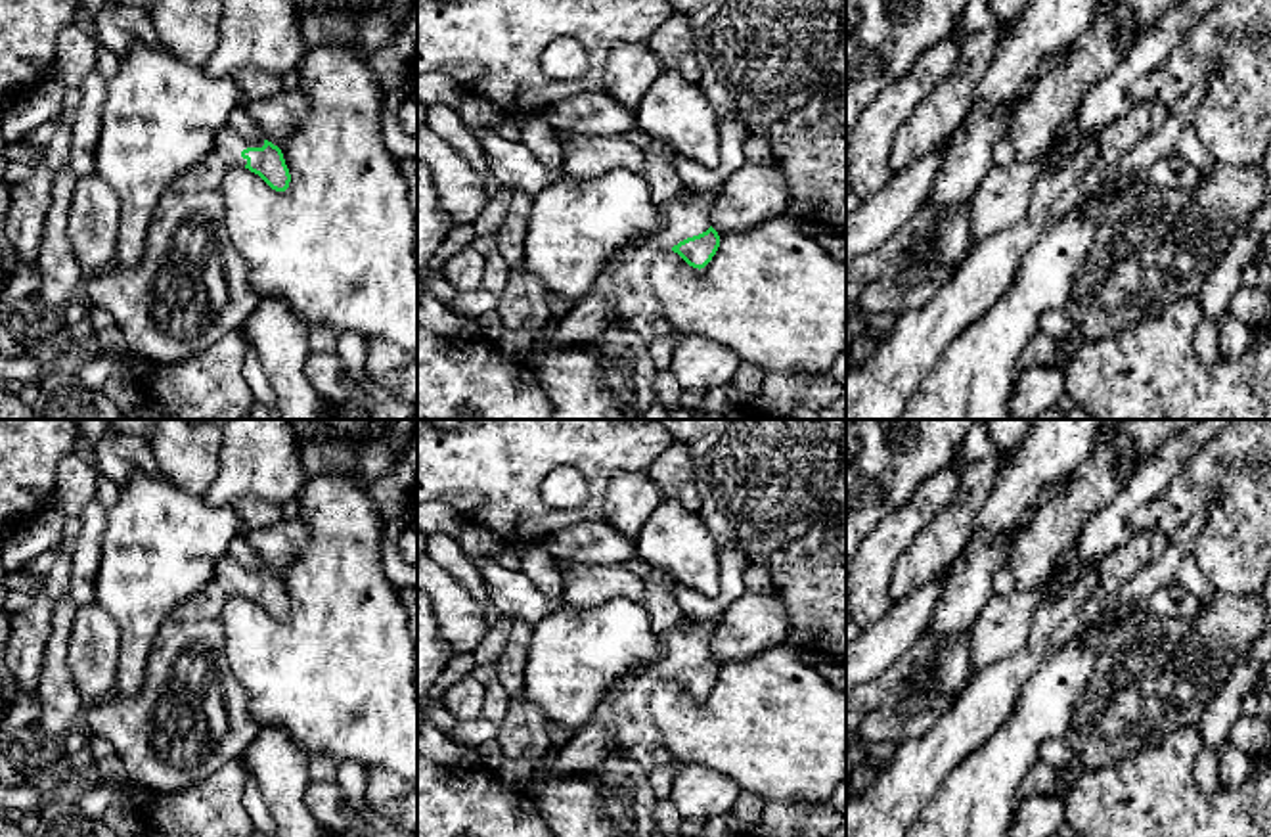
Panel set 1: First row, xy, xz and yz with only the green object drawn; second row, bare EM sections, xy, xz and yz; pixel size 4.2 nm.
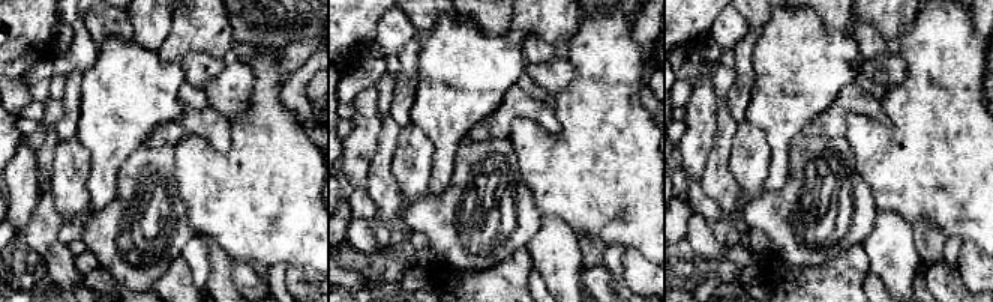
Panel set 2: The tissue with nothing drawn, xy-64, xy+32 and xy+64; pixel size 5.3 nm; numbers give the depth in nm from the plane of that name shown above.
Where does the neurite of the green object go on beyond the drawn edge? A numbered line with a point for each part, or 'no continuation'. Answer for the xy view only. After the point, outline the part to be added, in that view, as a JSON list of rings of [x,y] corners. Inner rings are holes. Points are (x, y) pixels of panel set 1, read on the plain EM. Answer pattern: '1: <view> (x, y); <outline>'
1: xy (209, 602); [[[224,554],[214,571],[214,578],[197,594],[182,601],[170,615],[176,622],[195,622],[203,619],[220,619],[224,601],[230,594],[245,596],[247,588],[241,580],[247,577],[262,577],[264,569],[249,571],[230,554]]]

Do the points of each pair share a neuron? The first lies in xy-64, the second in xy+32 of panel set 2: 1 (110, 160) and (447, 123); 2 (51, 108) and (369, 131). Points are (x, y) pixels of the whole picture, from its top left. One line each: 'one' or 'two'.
1: one
2: two

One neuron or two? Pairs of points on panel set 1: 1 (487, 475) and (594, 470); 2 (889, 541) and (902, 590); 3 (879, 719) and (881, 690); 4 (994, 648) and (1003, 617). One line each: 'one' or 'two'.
1: one
2: two
3: two
4: one

